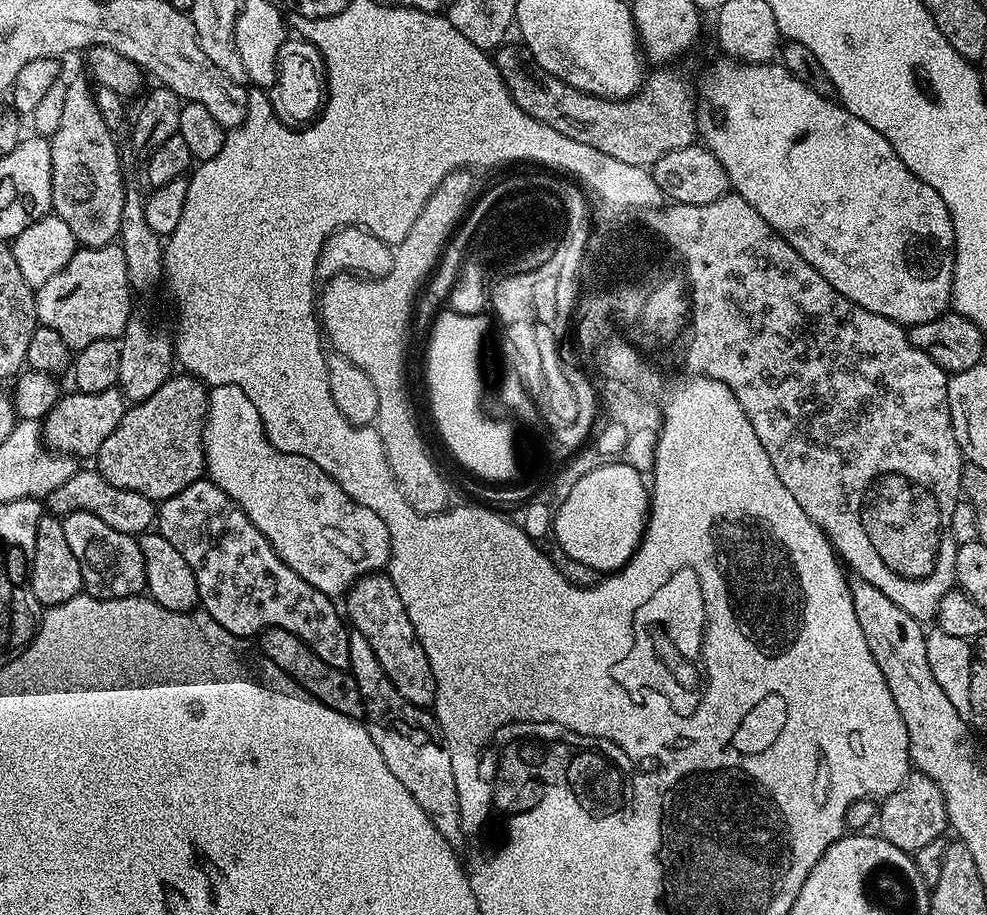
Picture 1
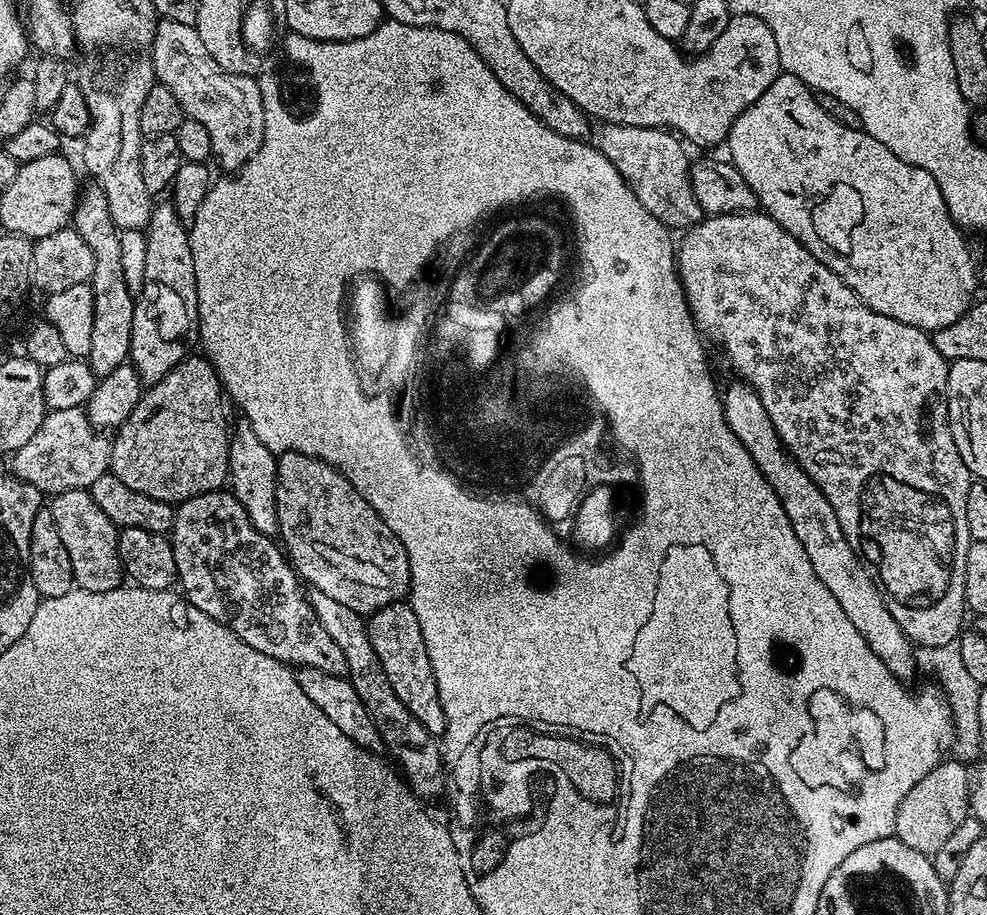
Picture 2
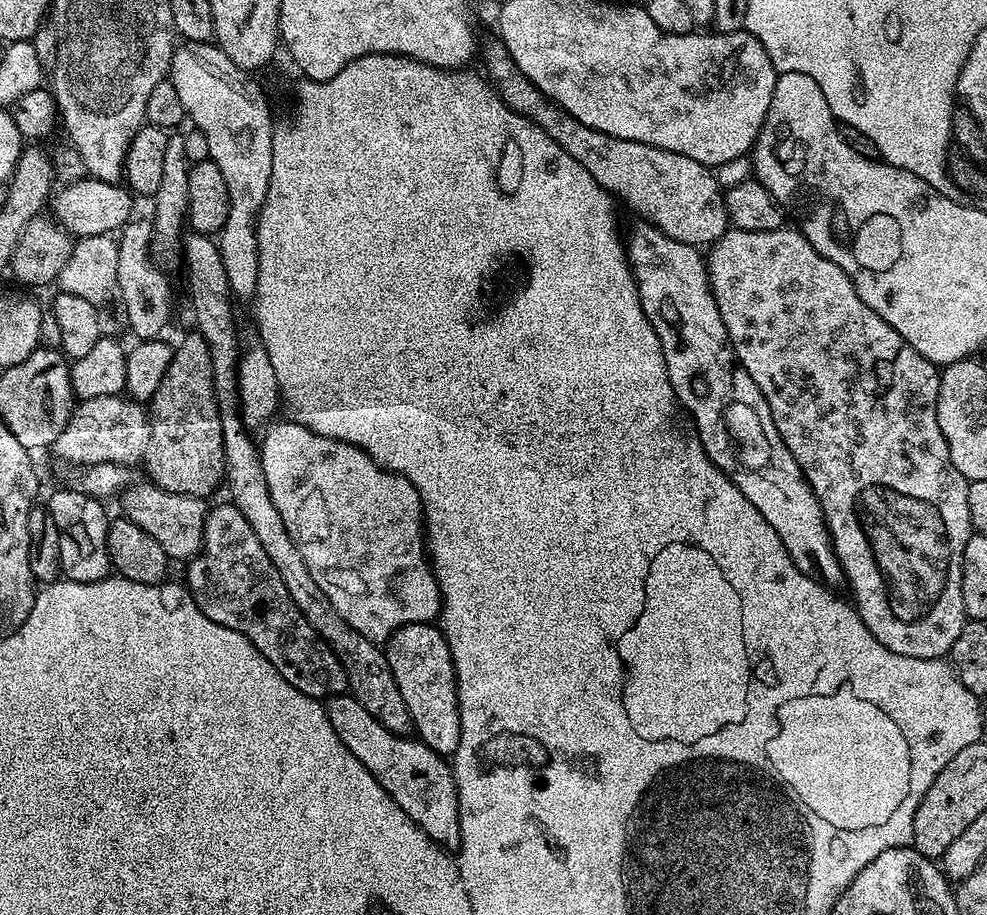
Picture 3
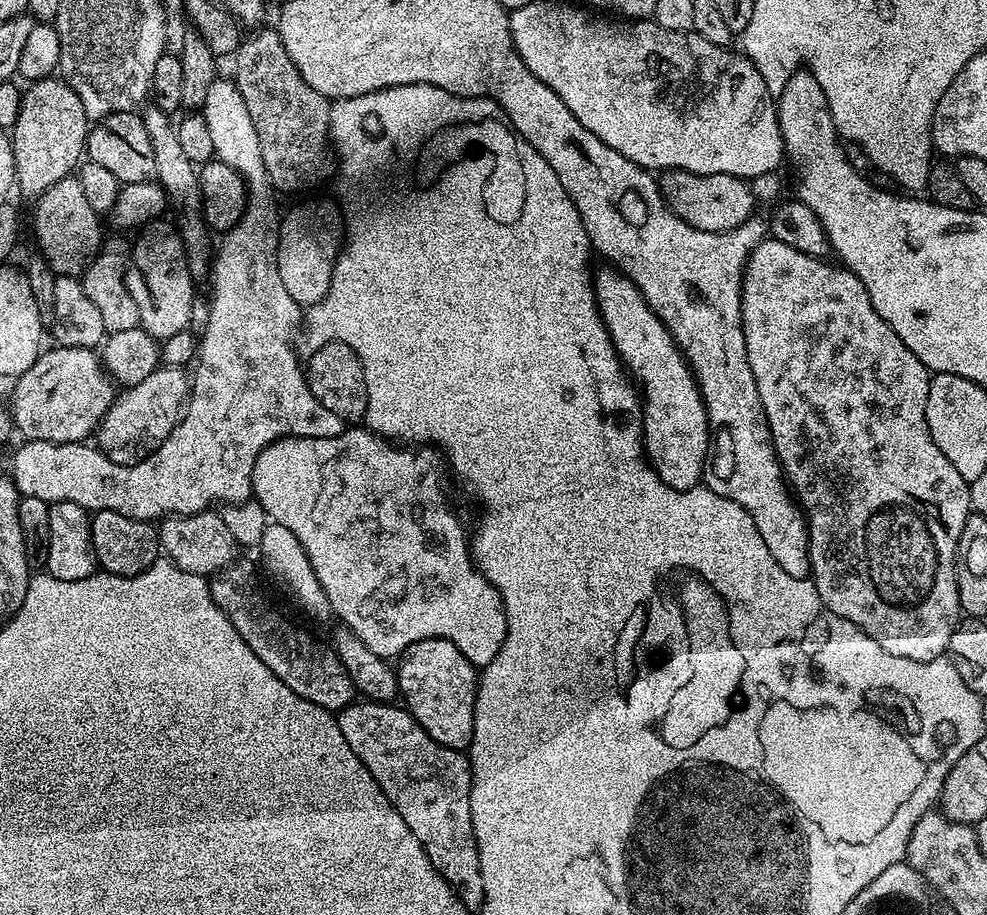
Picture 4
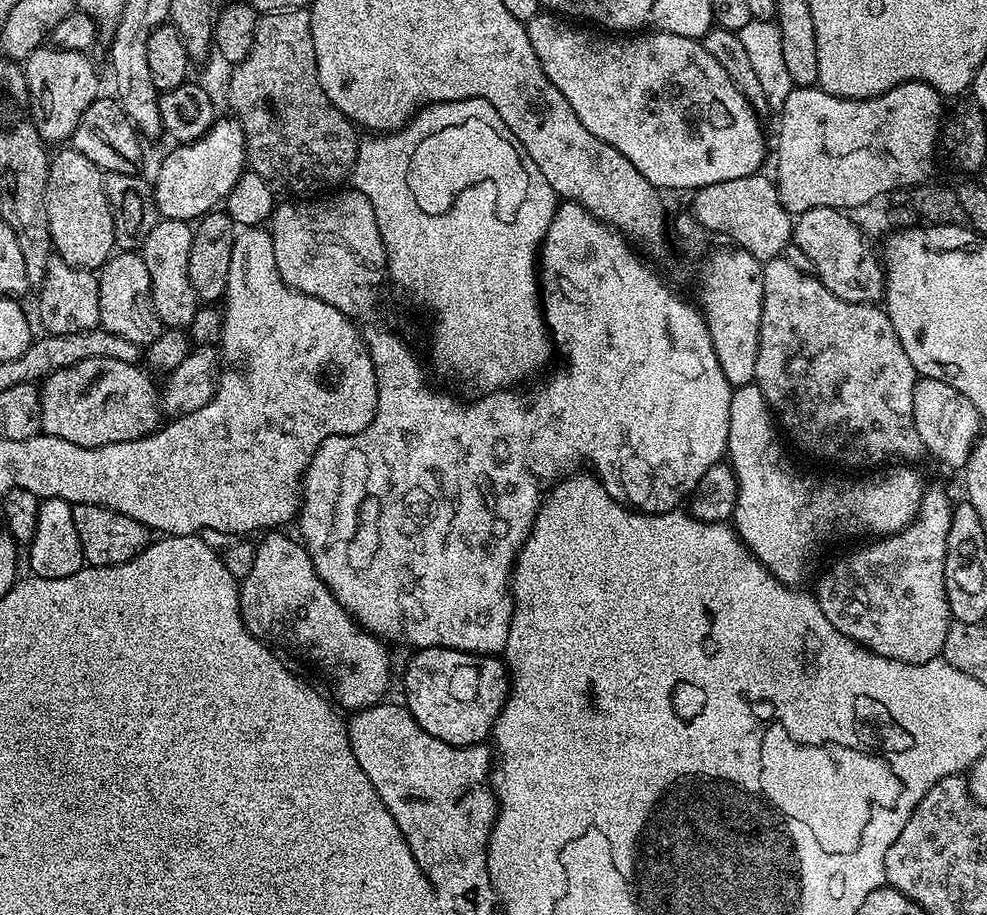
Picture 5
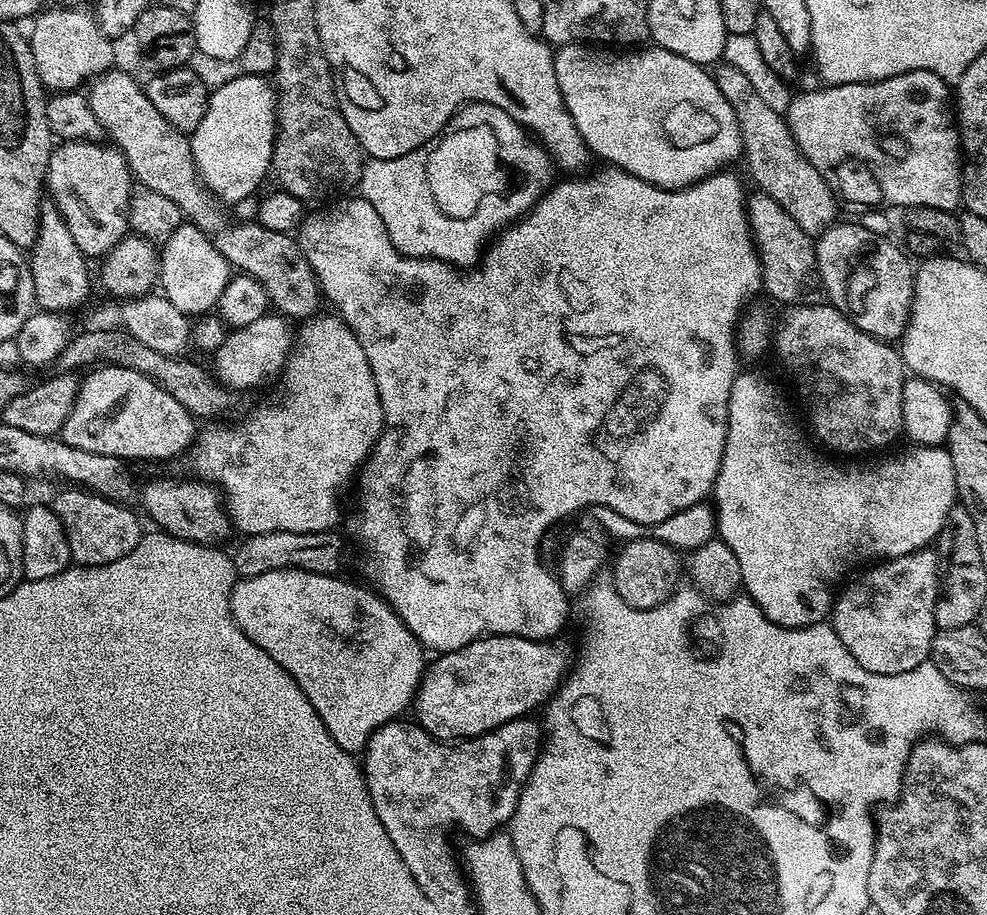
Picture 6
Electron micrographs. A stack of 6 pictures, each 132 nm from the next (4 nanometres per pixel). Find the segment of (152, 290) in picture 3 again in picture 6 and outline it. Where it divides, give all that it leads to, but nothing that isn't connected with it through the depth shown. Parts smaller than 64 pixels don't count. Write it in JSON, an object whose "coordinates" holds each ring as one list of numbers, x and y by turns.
{"coordinates":[[187,222,180,224,170,238,162,241,159,249,158,288,172,305,178,306,189,318,199,318,211,313,220,303,222,290,226,290,234,269,228,260,214,246,207,234,198,226]]}

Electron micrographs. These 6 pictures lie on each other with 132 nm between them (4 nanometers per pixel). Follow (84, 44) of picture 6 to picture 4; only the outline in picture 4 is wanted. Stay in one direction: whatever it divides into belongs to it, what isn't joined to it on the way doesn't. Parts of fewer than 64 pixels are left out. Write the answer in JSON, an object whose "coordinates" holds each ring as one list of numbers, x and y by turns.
{"coordinates":[[50,75,44,80,34,80,23,89,20,97,20,109,16,124,10,130,12,153,14,154,14,166,16,167,15,187,20,188,24,196,38,198,54,182,73,175,74,169,81,163,88,143,88,130,90,121,88,115,82,110,82,100,74,90,70,90,68,83,55,75]]}

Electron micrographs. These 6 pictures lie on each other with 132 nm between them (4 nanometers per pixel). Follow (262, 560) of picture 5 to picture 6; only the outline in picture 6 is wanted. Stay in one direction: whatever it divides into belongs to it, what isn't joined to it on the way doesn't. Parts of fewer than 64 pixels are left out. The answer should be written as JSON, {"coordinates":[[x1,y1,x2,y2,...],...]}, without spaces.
{"coordinates":[[301,568,270,570,266,574,240,578,232,587,230,610,242,634,246,634,254,646,266,650,266,654,298,682,302,694,310,698,310,706,318,710,318,718,322,718,334,742,338,742,342,750,360,754,374,730,403,717,403,712,413,707,424,676,426,652,383,596,371,587,359,588,340,579]]}

